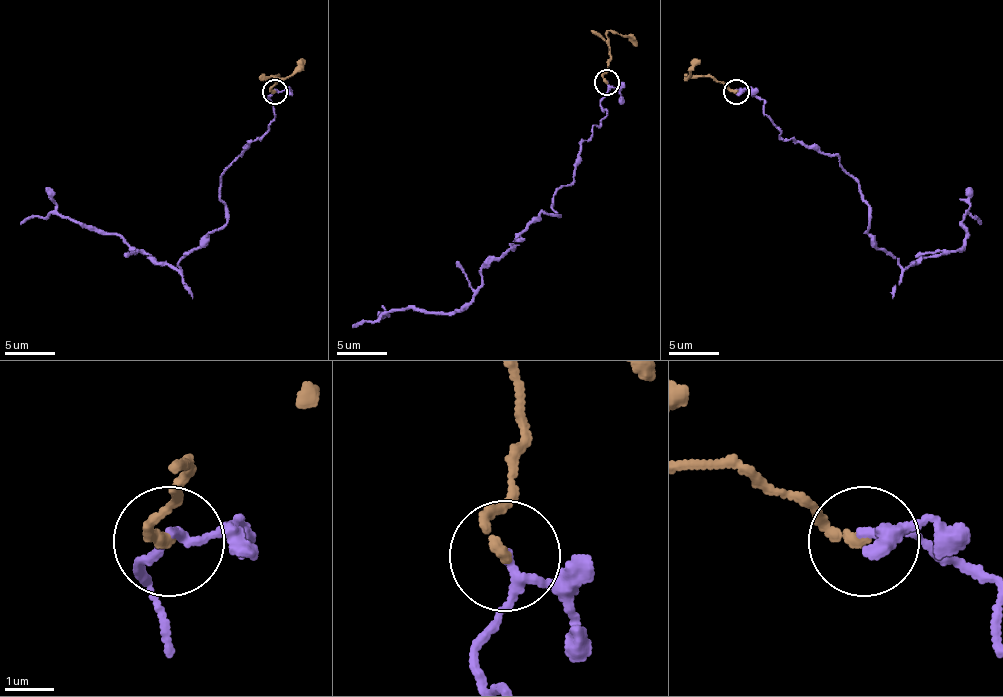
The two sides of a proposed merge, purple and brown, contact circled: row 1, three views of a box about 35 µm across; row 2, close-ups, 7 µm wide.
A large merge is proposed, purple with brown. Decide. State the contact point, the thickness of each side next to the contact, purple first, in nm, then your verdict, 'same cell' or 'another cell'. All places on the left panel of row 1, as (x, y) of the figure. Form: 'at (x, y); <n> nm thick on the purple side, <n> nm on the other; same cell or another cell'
at (274, 91); 140 nm thick on the purple side, 220 nm on the other; same cell

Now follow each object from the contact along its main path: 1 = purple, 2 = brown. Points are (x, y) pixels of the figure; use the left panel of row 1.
1: (273, 91), (273, 121), (221, 177), (226, 222), (175, 267), (57, 214), (21, 225)
2: (273, 91), (276, 76), (286, 78), (304, 58)

